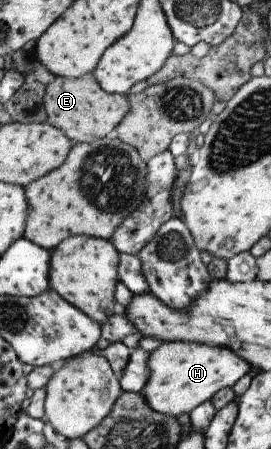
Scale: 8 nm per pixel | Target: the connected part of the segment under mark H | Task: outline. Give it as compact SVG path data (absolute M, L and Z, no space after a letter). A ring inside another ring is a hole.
M161 342L148 353L146 380L138 393L150 410L175 418L179 413L188 414L194 407L209 400L216 391L232 387L242 375L251 372L248 363L226 348L197 342Z

